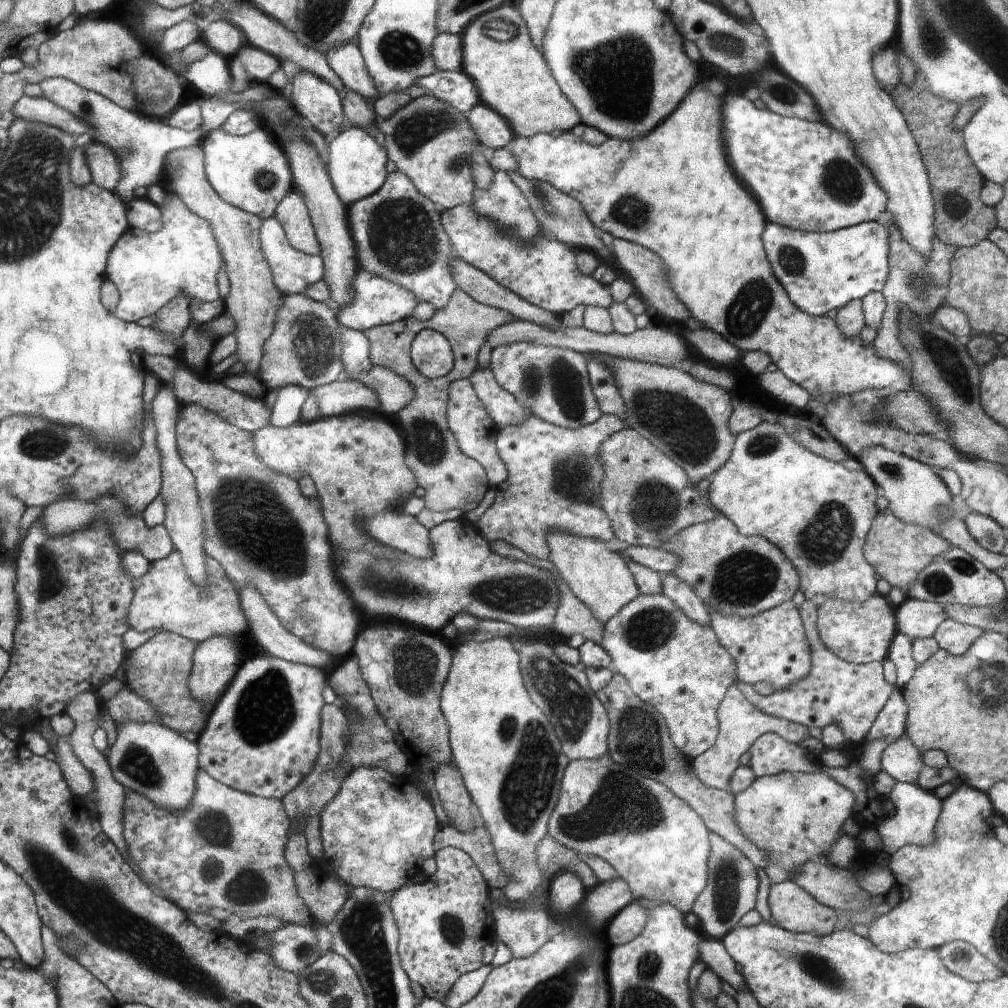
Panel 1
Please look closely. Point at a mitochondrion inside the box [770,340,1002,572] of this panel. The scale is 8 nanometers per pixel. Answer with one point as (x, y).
(823, 539)

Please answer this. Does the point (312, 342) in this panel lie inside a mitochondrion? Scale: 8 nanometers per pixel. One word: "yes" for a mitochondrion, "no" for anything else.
yes

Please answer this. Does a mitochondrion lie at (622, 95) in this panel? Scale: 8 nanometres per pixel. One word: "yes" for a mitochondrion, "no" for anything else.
yes

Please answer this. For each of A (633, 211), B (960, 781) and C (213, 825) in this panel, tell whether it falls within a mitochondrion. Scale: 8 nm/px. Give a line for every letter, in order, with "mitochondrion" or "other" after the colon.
A: mitochondrion
B: other
C: mitochondrion

